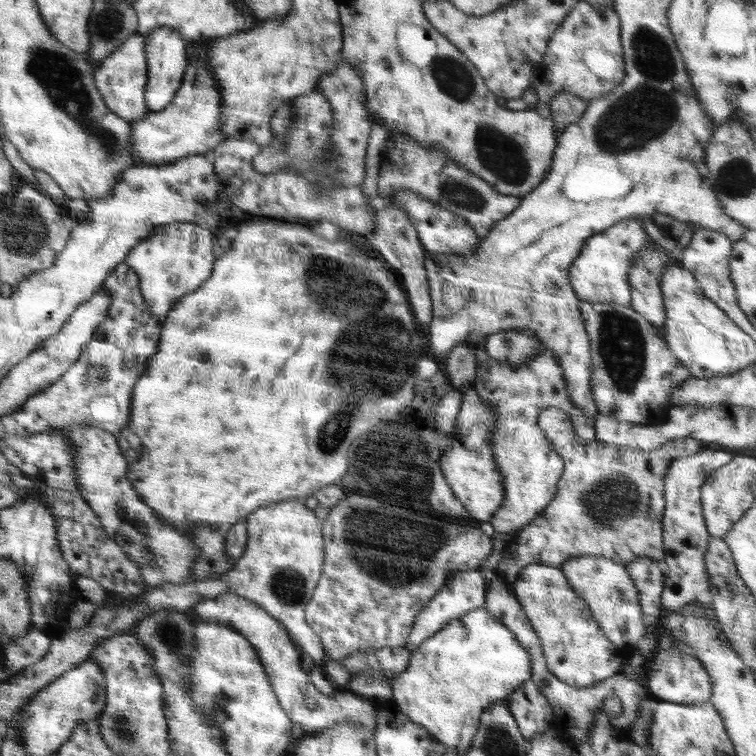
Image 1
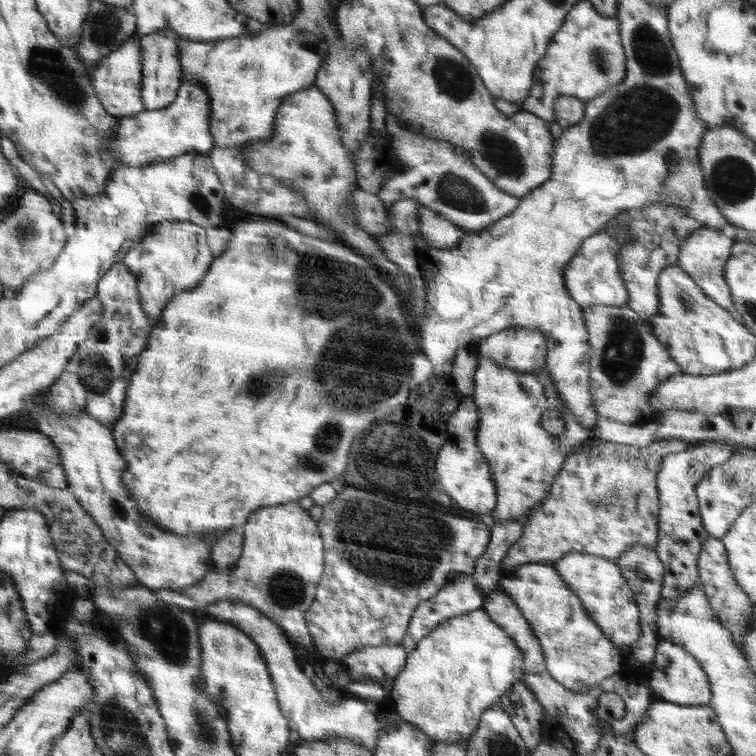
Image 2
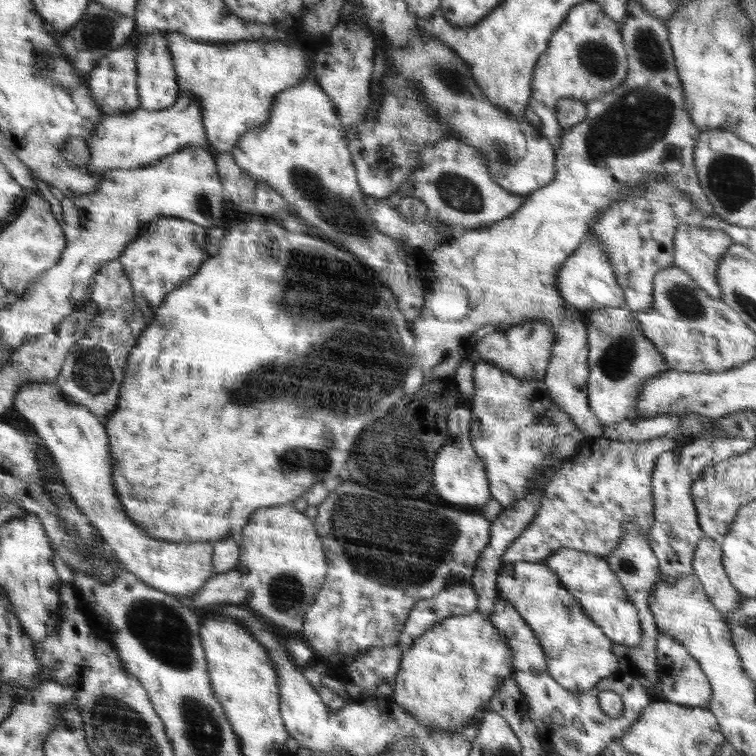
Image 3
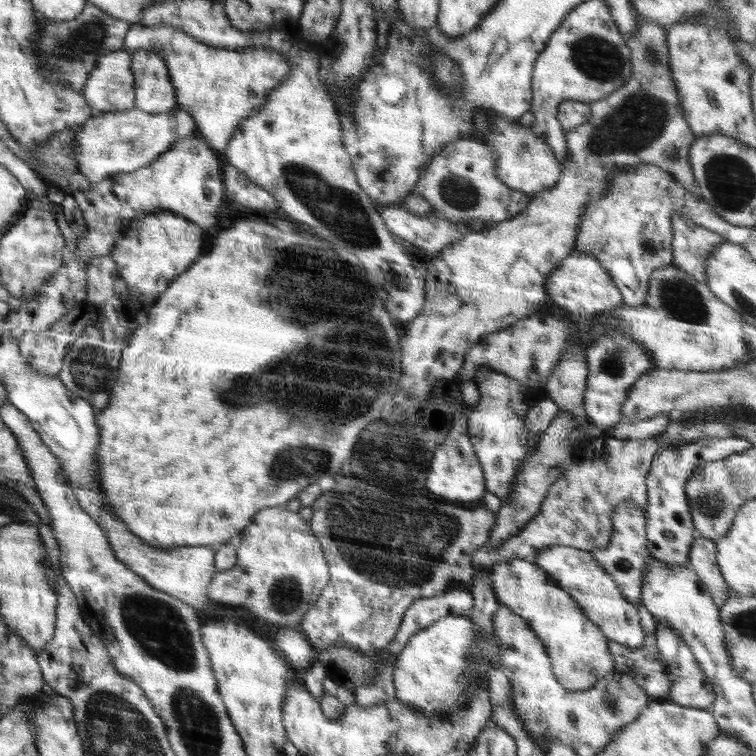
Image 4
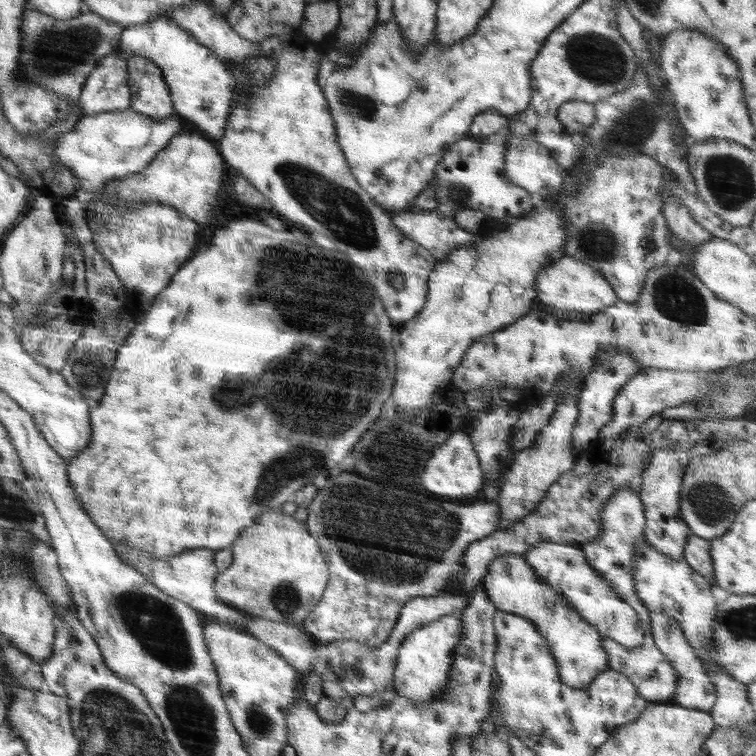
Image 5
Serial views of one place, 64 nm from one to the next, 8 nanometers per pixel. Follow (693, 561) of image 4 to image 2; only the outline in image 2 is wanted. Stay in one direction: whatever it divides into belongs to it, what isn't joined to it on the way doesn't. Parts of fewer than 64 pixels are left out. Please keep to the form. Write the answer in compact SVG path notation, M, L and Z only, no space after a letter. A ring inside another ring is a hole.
M708 537L702 543L697 560L701 588L705 592L714 614L717 616L718 622L721 623L720 626L724 626L726 630L730 630L730 636L733 638L732 642L742 652L744 636L750 632L750 622L752 622L751 608L754 602L750 600L746 591L741 586L738 586L728 563L726 547L723 545L721 539Z

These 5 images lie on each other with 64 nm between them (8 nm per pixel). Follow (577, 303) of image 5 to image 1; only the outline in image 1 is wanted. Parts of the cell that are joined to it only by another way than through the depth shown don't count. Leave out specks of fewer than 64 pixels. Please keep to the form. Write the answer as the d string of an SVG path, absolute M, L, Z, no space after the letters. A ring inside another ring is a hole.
M624 219L616 222L584 243L578 258L570 267L570 287L579 300L588 302L617 302L620 305L631 304L631 291L628 280L629 270L634 264L634 257L642 249L655 249L640 221Z

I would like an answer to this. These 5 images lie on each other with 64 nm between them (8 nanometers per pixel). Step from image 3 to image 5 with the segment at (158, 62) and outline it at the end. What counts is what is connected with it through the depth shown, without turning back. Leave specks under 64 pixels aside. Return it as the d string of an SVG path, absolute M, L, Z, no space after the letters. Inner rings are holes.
M131 56L127 59L127 71L130 109L160 120L175 113L169 88L154 62L143 56Z

